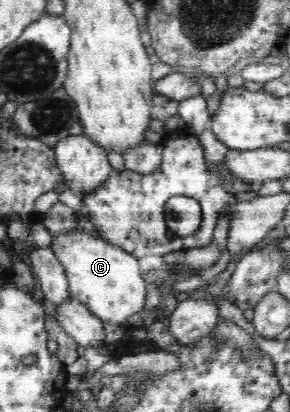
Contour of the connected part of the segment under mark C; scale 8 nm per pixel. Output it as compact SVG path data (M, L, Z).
M80 228L53 237L50 248L65 269L72 297L85 304L94 316L105 324L118 326L136 312L144 310L148 288L135 256L100 237L85 234Z

